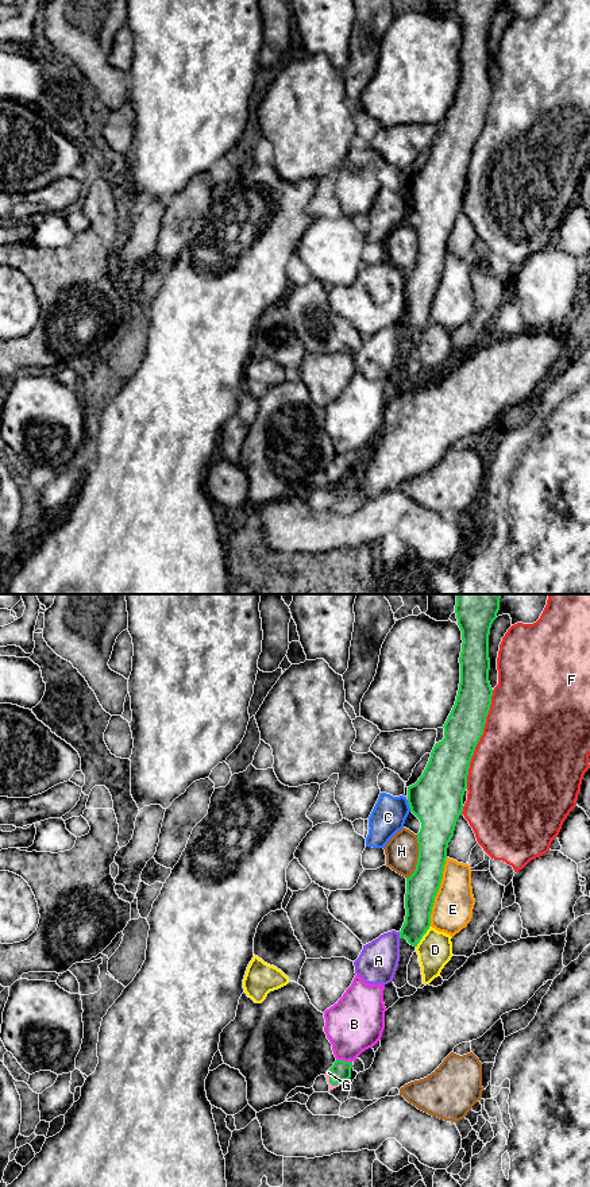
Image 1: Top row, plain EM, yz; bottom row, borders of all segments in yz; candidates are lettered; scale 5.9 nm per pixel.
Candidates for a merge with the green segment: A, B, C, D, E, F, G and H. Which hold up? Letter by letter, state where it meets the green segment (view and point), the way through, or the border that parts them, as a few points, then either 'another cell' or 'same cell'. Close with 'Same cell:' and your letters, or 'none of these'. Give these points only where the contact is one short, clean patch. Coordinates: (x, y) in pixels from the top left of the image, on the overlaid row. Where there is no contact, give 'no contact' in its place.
A: meets green in yz at (400, 935); another cell
B: meets green in yz at (343, 1060); another cell
C: meets green in yz at (409, 805); border along yz (407, 800), (411, 810); another cell
D: meets green in yz at (423, 935); another cell
E: meets green in yz at (438, 890); another cell
F: meets green in yz at (479, 737); another cell
G: meets green in yz at (331, 1083); runs through yz (340, 1070), (331, 1083), (328, 1072); same cell
H: meets green in yz at (419, 856); border along yz (417, 835), (417, 863), (416, 868), (407, 878); another cell
Same cell: G

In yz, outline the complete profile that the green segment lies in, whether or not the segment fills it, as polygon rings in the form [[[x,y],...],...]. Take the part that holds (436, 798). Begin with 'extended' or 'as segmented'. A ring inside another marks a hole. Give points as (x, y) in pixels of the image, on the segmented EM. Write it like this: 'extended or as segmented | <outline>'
as segmented | [[[456,594],[455,613],[458,625],[462,631],[462,652],[459,658],[460,663],[460,683],[456,695],[455,705],[444,724],[444,739],[435,744],[429,762],[419,778],[419,781],[408,787],[408,803],[410,812],[420,820],[421,829],[417,833],[419,858],[414,872],[406,878],[406,894],[405,894],[405,922],[400,932],[400,939],[405,937],[408,943],[417,947],[423,936],[431,926],[431,913],[435,903],[435,897],[439,891],[444,864],[447,859],[448,843],[454,836],[456,821],[463,812],[463,795],[467,789],[467,775],[470,762],[474,755],[475,747],[483,735],[486,717],[491,705],[493,689],[489,682],[489,635],[493,621],[497,618],[500,610],[501,594]]]

